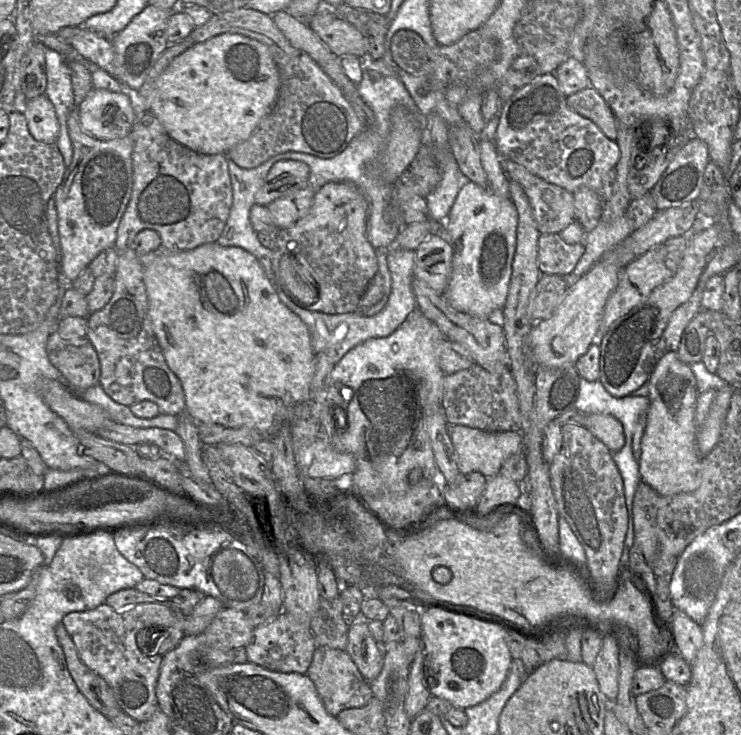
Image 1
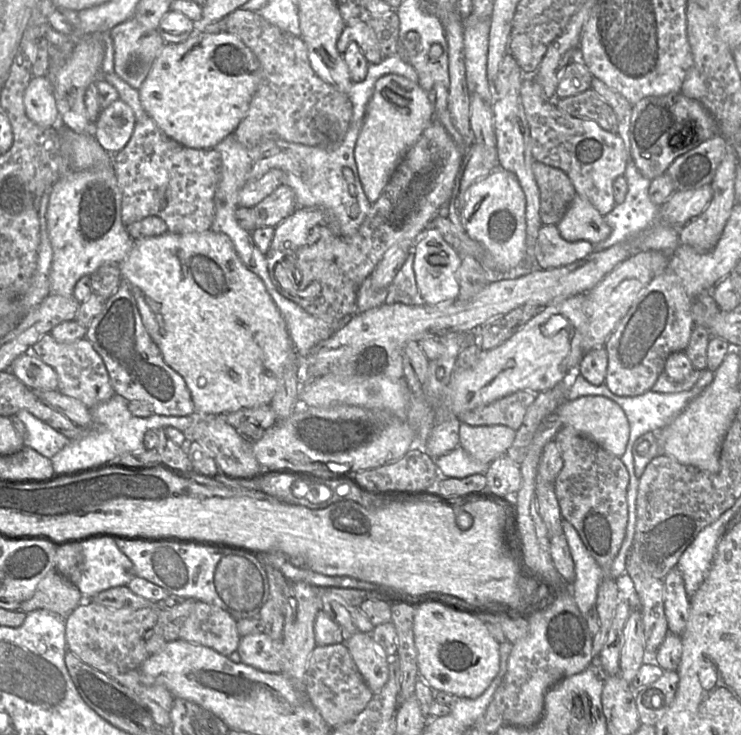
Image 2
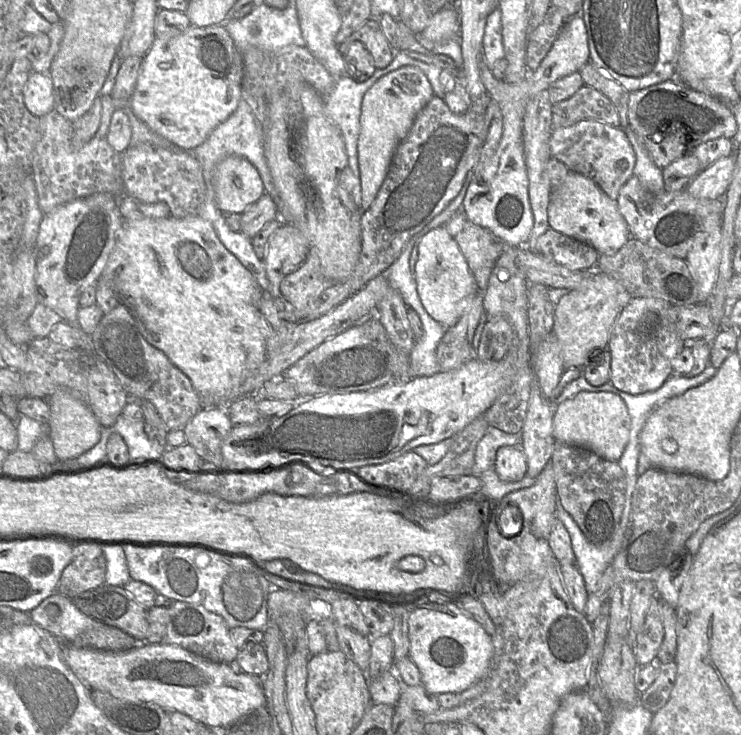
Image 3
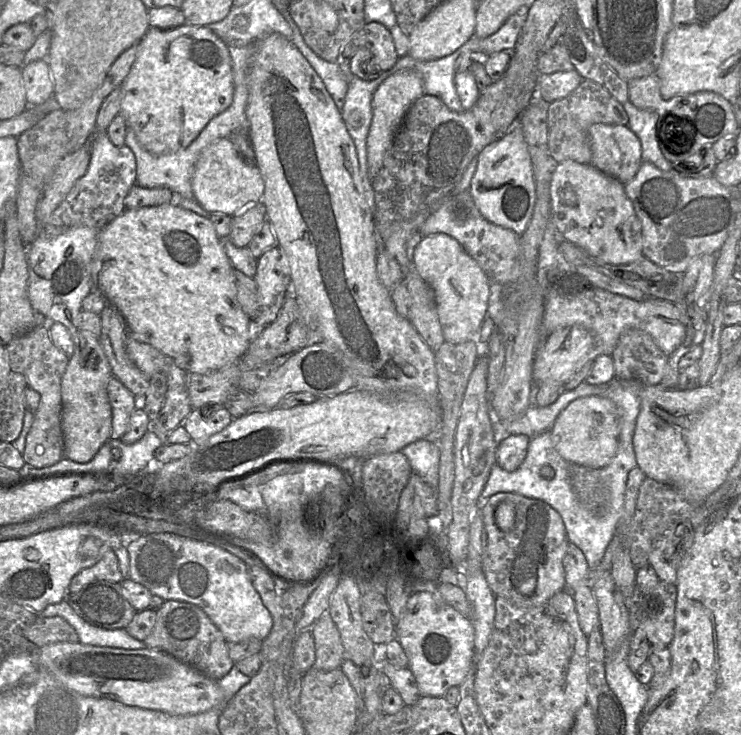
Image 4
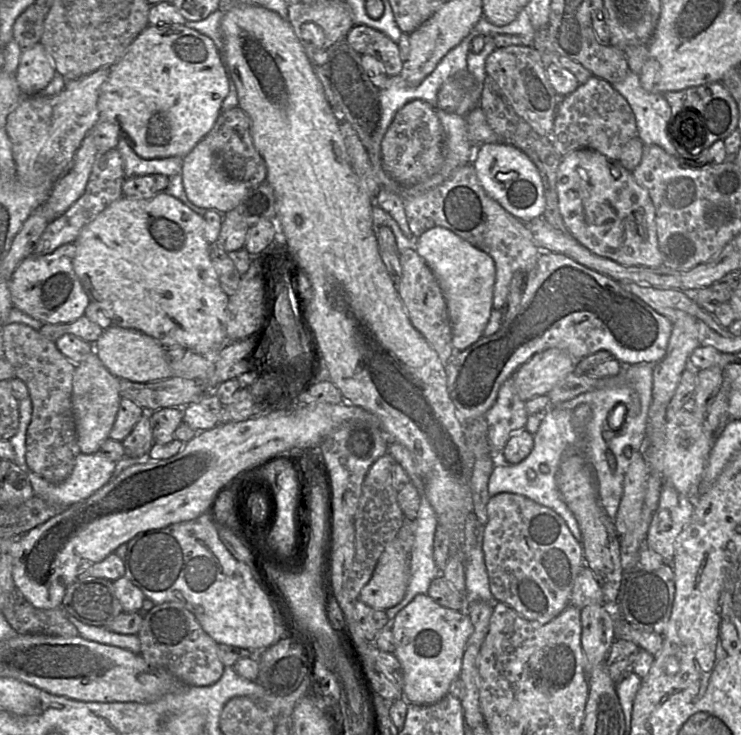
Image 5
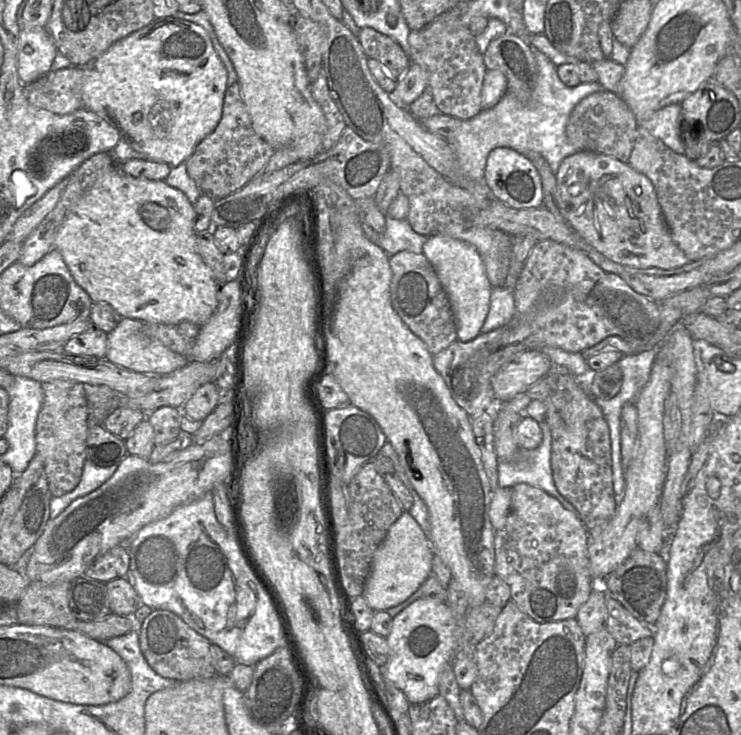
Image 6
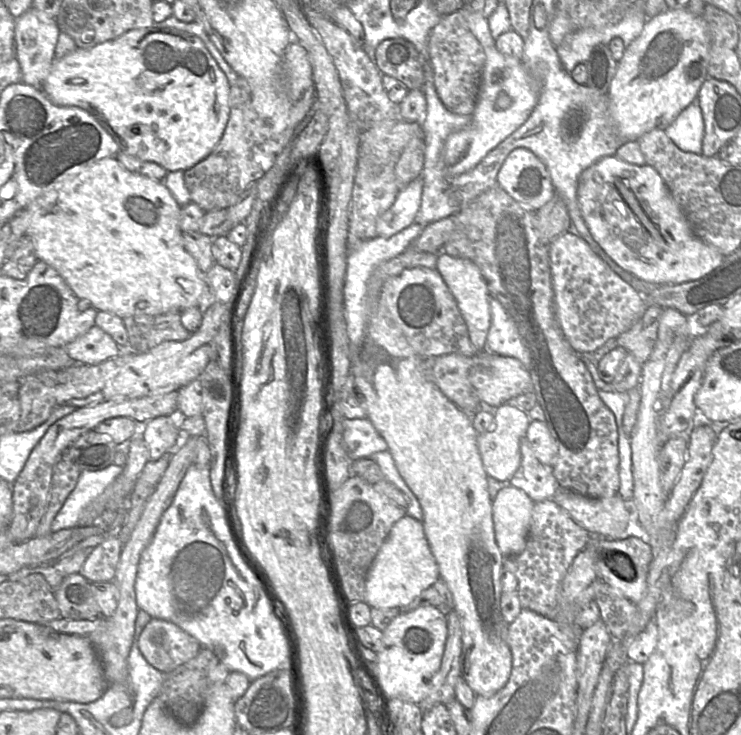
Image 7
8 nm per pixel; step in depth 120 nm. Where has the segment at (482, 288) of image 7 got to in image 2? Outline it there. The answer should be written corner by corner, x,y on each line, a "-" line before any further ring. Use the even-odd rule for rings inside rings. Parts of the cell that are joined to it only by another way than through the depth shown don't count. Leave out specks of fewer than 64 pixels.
428,226
414,243
414,273
423,304
446,304
458,298
458,270
461,264
460,254
441,236
433,226

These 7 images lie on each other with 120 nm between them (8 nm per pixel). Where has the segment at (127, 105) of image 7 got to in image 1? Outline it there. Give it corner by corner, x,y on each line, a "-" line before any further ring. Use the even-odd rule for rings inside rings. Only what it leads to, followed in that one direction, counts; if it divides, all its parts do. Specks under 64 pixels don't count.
223,33
193,44
175,57
157,79
150,95
149,111
157,117
168,136
201,155
226,154
248,139
274,106
279,74
266,45
235,33

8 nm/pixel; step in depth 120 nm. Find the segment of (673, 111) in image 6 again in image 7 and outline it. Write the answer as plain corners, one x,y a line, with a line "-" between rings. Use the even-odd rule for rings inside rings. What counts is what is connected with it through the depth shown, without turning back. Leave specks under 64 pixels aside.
697,97
664,131
680,150
701,154
704,121

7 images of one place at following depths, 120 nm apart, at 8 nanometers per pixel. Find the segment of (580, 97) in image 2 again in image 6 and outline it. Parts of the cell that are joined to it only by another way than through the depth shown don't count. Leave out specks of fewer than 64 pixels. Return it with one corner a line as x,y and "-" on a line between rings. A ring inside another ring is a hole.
602,90
583,98
573,108
565,132
577,152
597,152
628,163
637,138
637,127
637,120
624,100
614,92

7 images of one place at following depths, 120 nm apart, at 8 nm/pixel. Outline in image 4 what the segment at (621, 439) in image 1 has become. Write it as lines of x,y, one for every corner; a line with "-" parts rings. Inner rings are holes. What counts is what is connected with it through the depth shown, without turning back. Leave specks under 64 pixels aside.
585,396
572,401
550,429
557,452
567,461
589,468
604,468
616,454
620,415
616,404
604,396

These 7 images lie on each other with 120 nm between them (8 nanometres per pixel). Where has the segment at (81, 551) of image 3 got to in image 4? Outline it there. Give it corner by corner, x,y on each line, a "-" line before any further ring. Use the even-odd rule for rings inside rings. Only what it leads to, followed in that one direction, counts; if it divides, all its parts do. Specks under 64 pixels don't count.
108,550
95,565
84,568
70,581
68,594
75,593
84,585
96,580
121,584
124,580
114,550

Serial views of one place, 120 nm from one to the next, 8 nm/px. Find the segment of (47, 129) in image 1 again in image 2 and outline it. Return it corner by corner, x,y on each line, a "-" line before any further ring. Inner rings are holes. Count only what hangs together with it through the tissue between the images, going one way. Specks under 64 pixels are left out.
47,76
31,79
23,102
26,115
36,125
49,128
58,123
59,113
55,104
54,89

